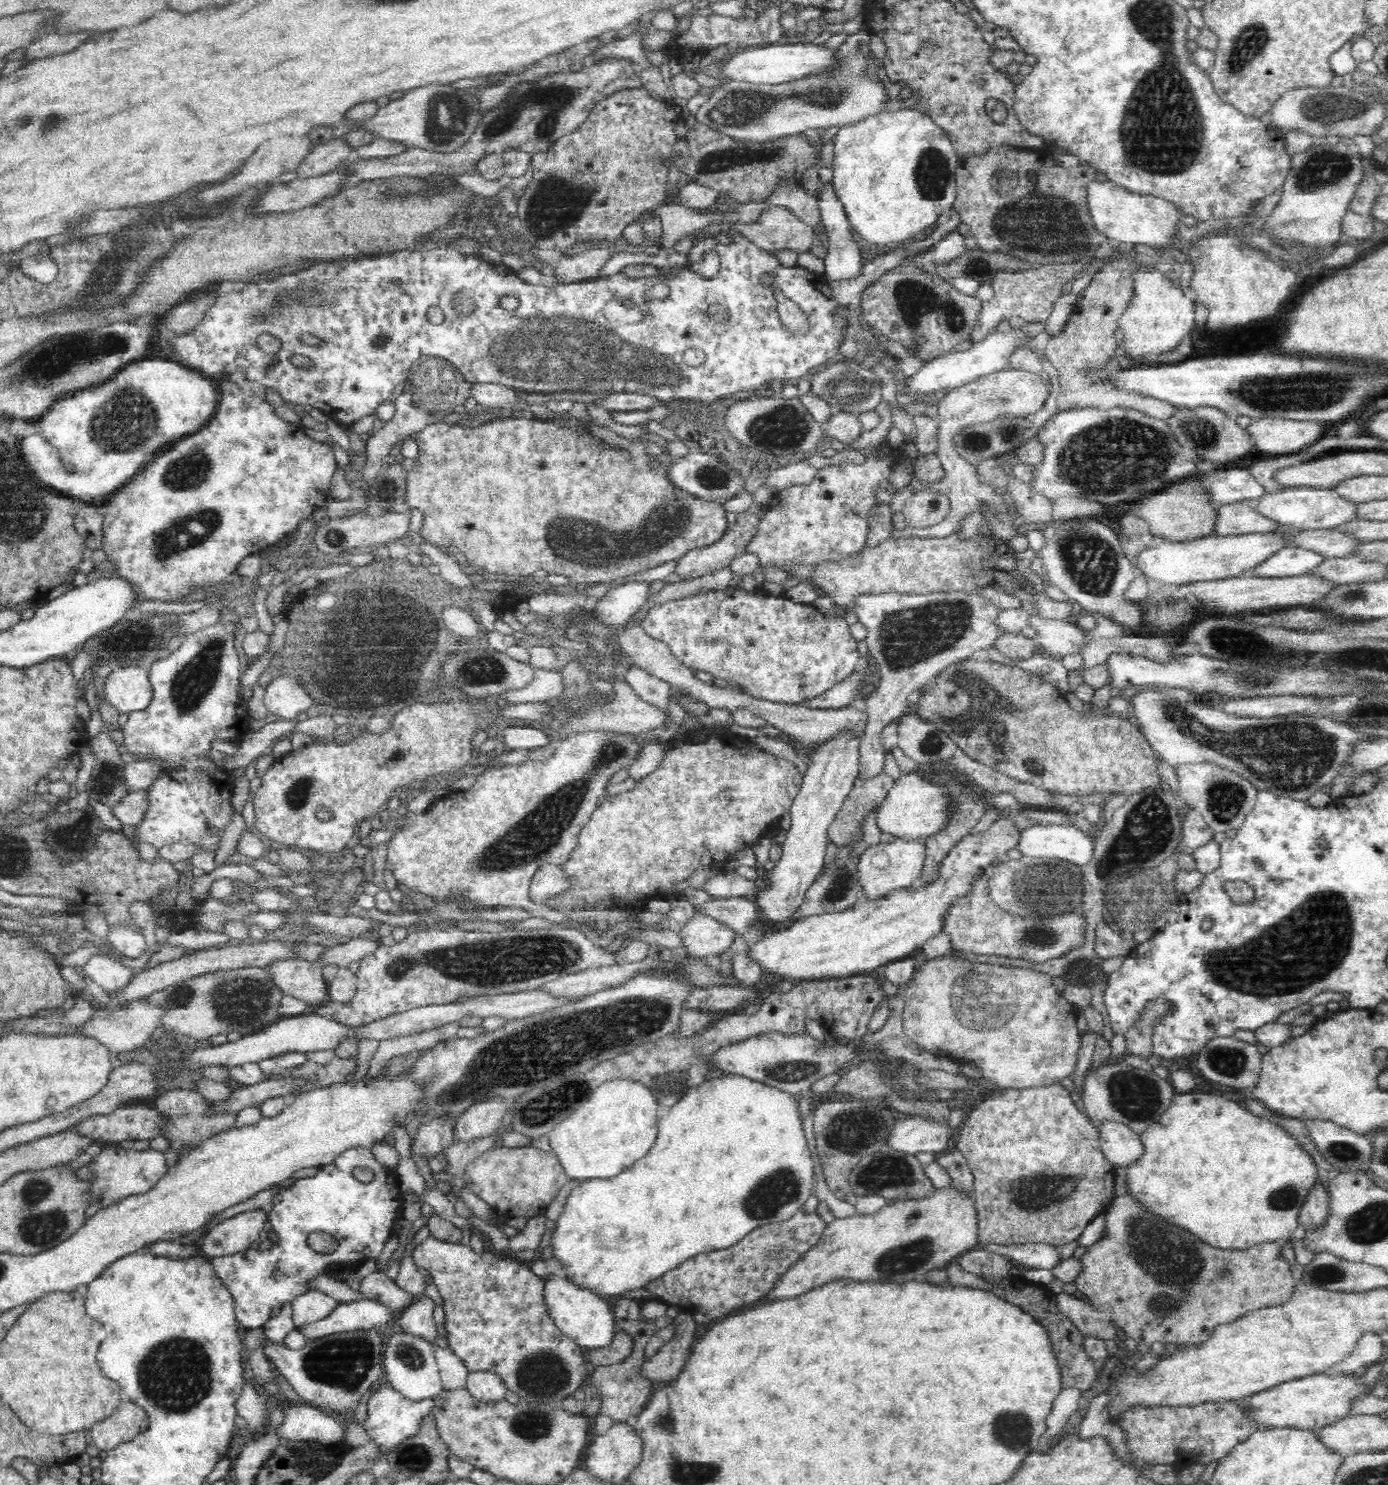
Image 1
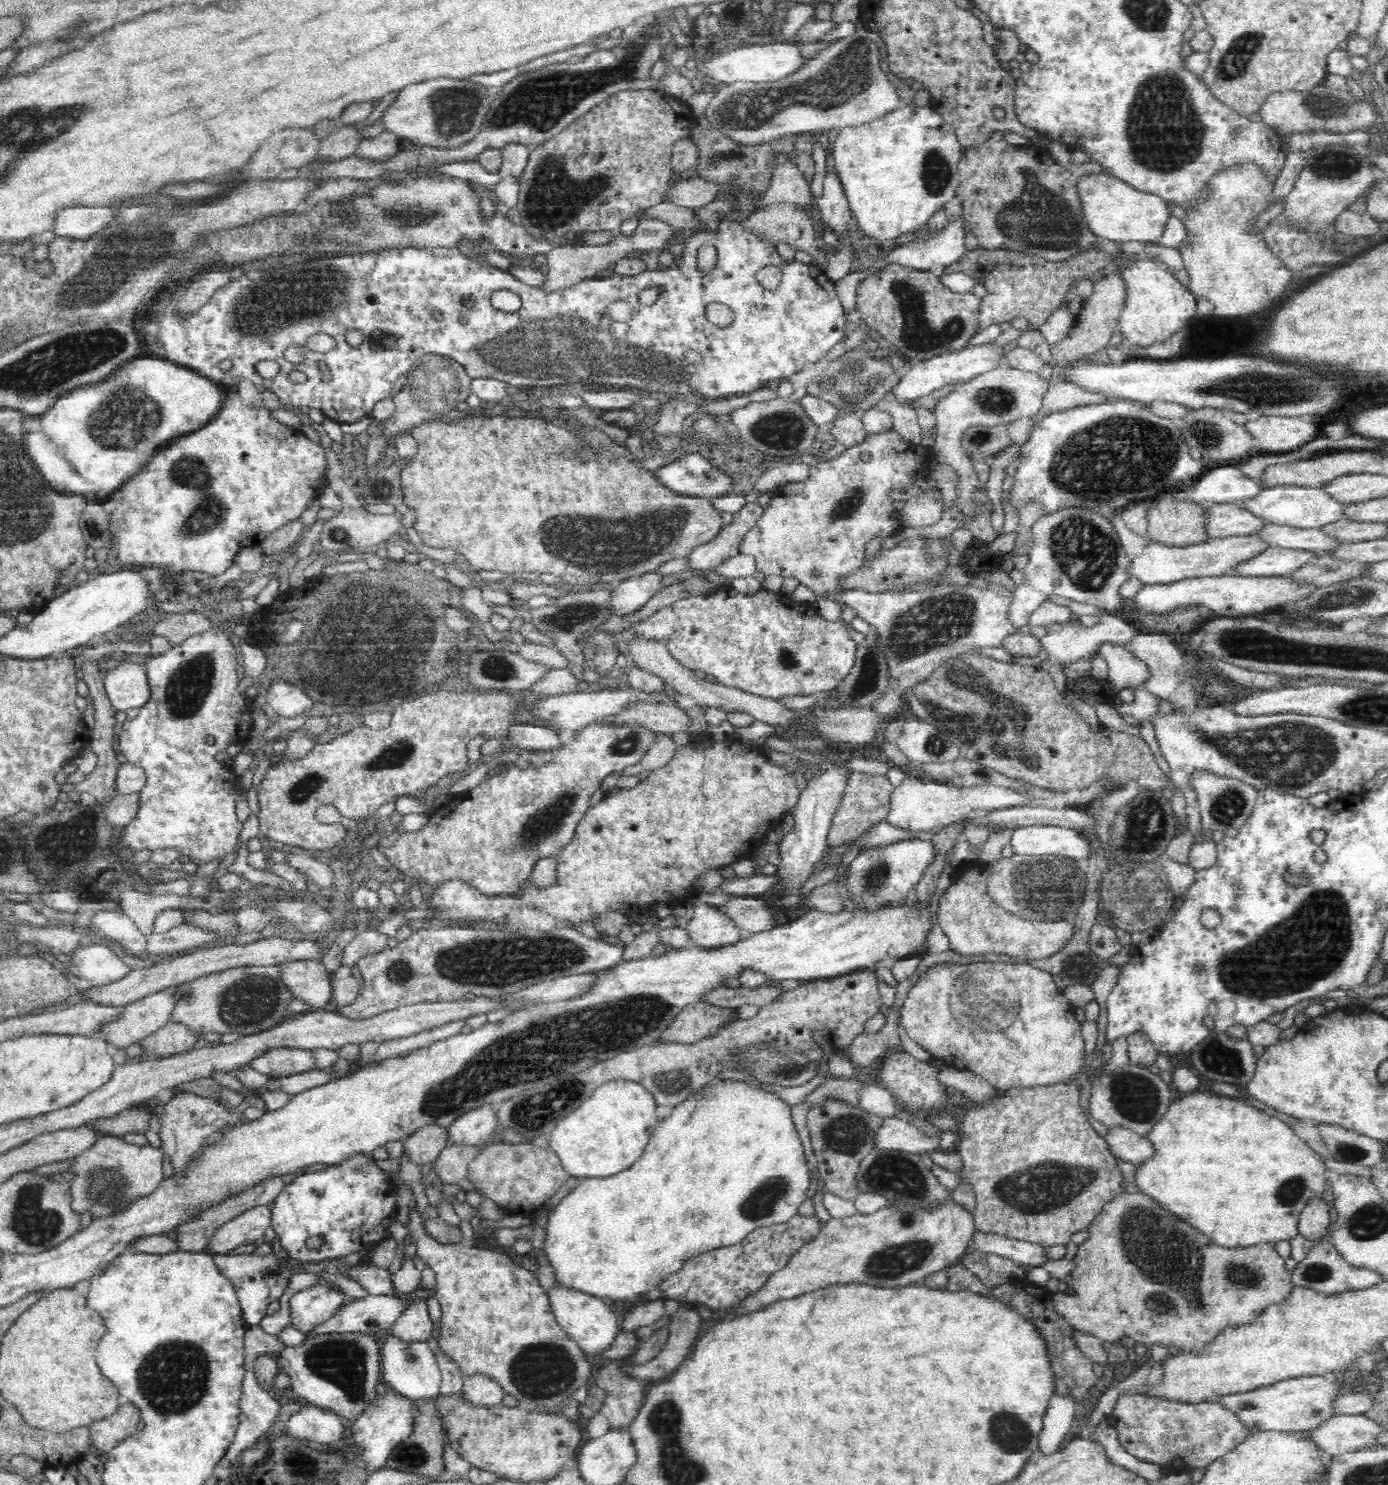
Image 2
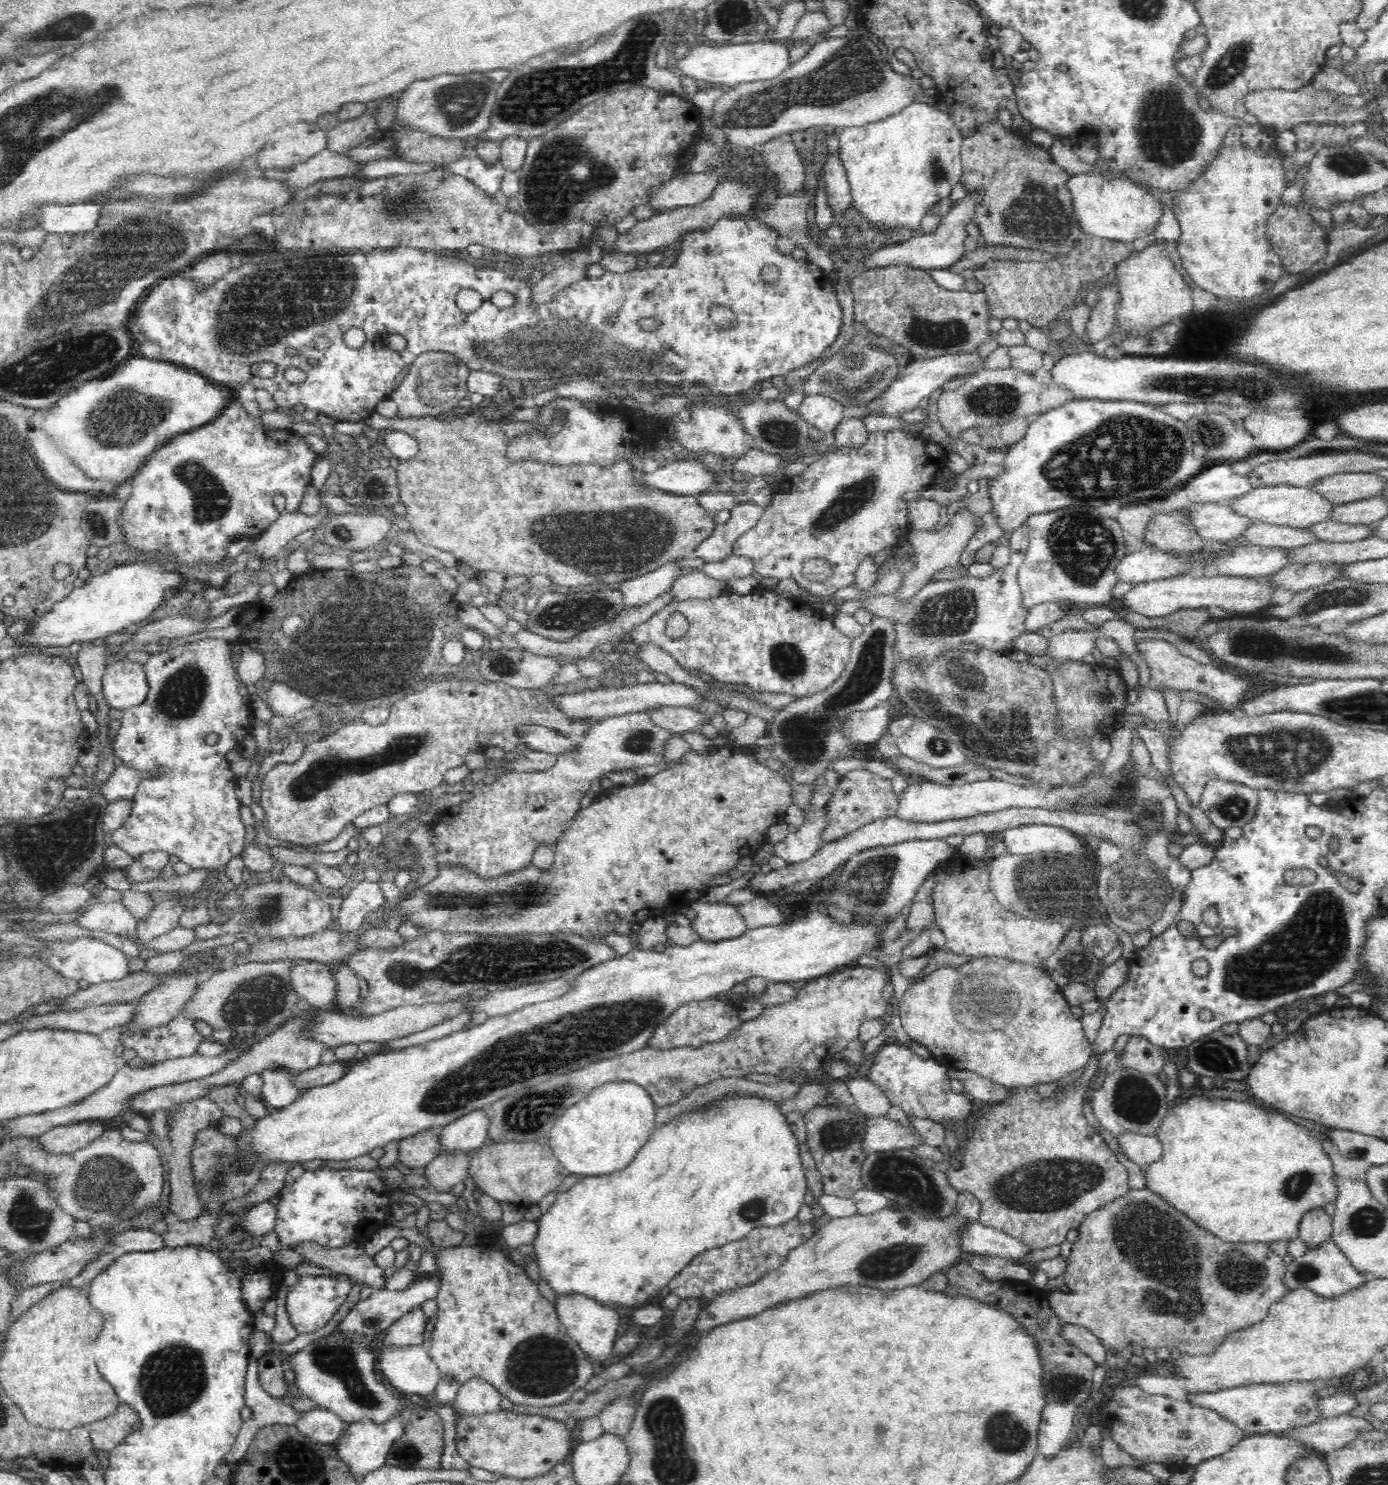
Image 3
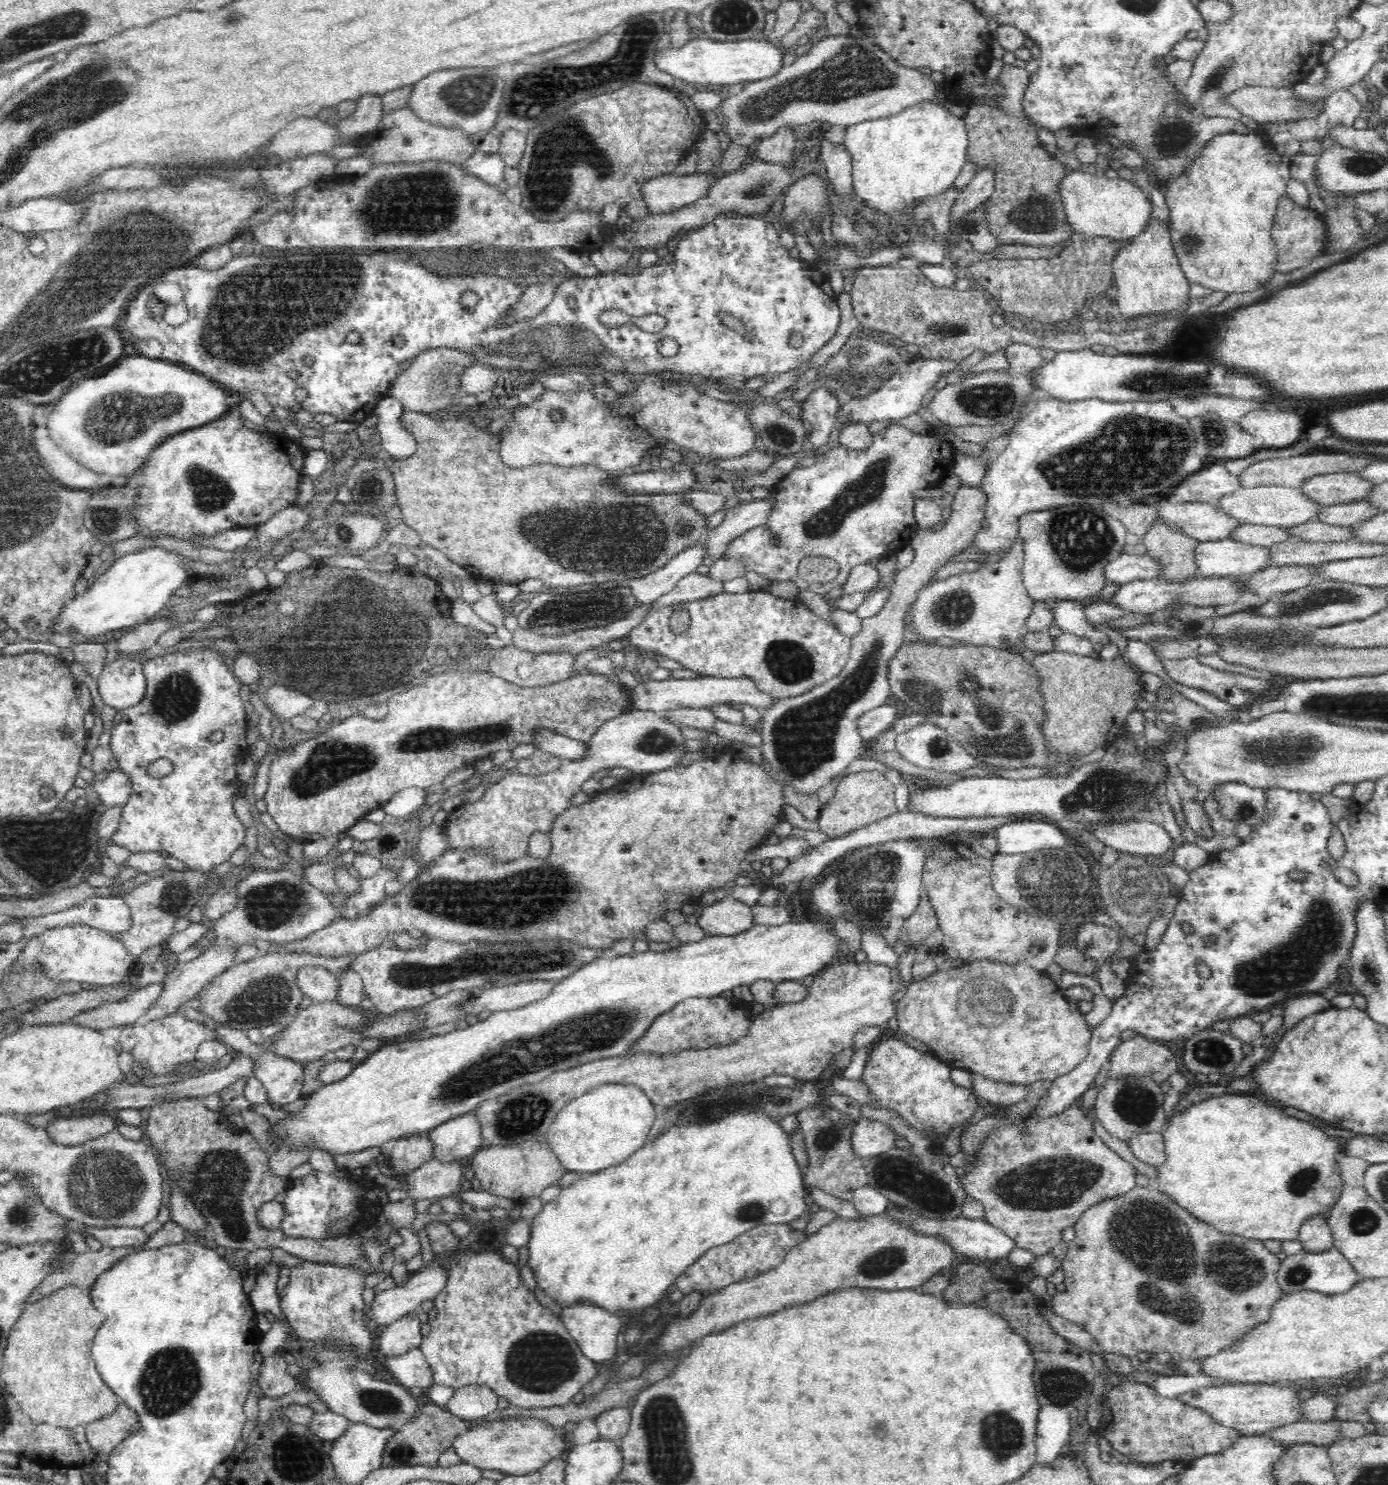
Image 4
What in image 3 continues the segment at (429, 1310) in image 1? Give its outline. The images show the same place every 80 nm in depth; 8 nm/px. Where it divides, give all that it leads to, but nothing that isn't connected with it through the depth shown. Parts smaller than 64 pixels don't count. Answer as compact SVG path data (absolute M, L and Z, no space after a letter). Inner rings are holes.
M421 1306L413 1308L388 1327L384 1336L384 1347L398 1347L424 1344L423 1334L426 1332L428 1317Z

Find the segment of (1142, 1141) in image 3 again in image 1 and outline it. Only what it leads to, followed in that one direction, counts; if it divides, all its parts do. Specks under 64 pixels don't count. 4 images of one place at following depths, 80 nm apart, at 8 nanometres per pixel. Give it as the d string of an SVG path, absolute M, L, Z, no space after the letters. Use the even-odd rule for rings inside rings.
M1106 1120L1101 1122L1098 1130L1102 1153L1114 1170L1121 1166L1128 1167L1144 1154L1140 1135L1127 1126Z

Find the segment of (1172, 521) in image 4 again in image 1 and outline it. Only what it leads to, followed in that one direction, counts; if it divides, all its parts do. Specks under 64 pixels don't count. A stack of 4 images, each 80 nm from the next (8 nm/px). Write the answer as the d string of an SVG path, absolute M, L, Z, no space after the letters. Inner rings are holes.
M1240 501L1217 508L1217 519L1213 532L1217 536L1266 533L1281 526L1275 520L1262 516L1253 501Z

